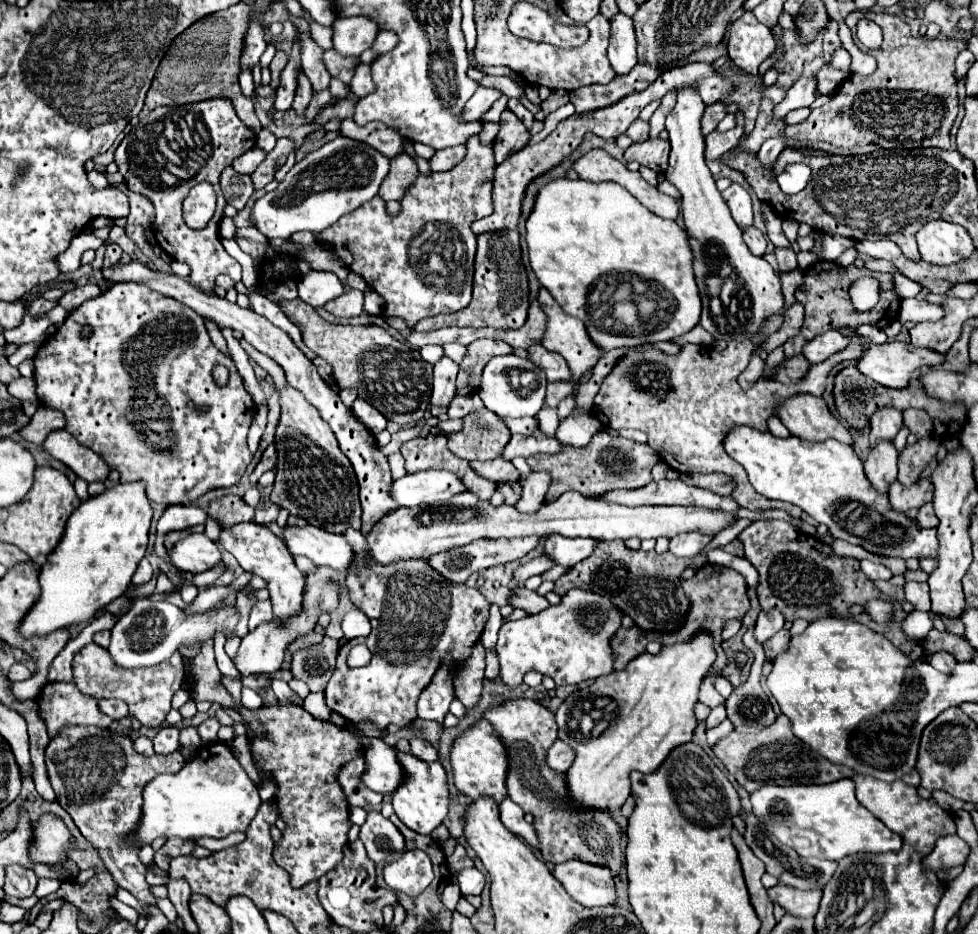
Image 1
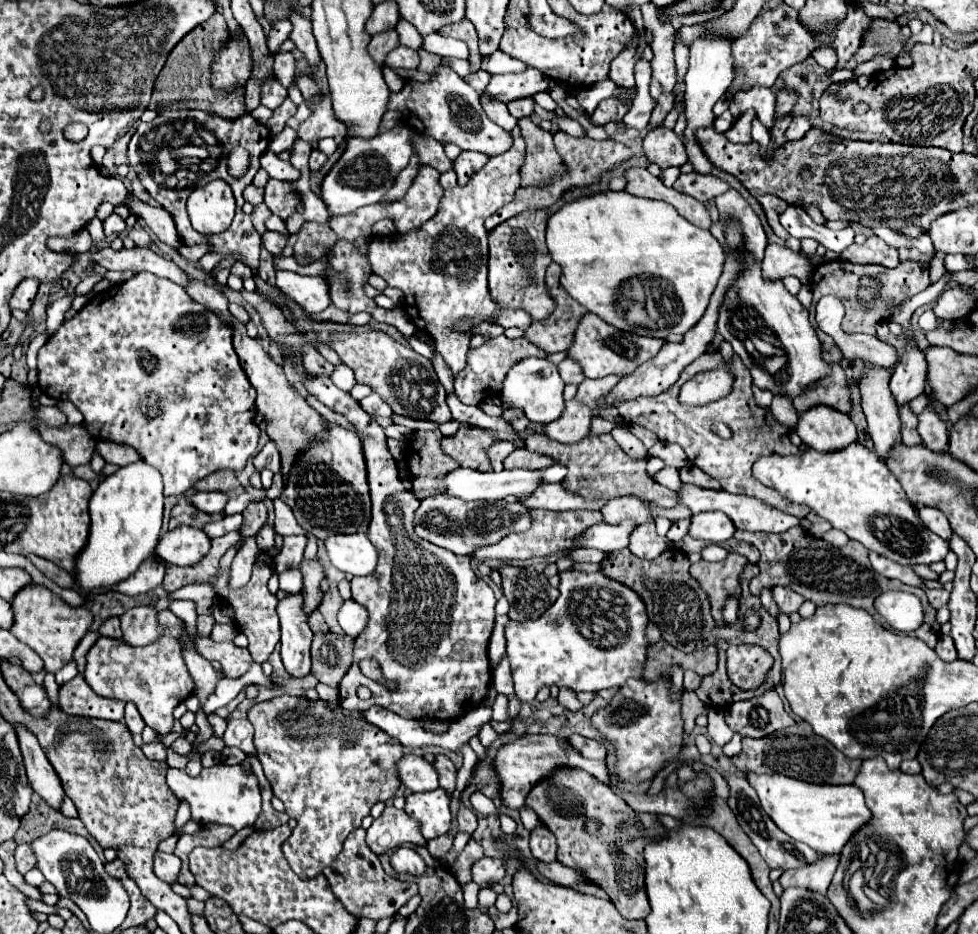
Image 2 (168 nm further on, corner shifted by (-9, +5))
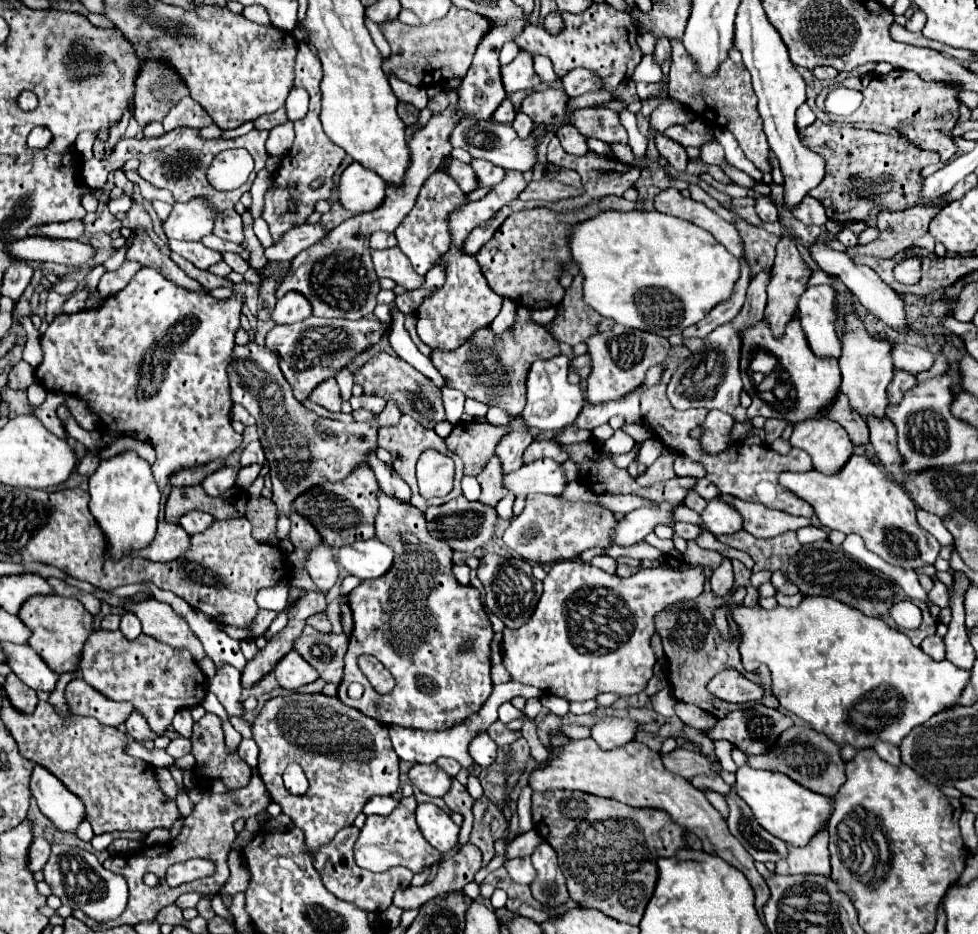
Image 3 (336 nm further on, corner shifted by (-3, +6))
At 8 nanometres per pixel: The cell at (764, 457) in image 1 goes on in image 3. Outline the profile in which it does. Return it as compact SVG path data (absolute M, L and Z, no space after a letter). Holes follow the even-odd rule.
M852 454L836 474L824 474L814 468L808 472L780 472L778 484L806 500L814 508L822 526L862 536L868 550L894 566L916 570L934 564L940 554L938 540L918 524L916 504L912 498L900 484L888 478L864 456Z

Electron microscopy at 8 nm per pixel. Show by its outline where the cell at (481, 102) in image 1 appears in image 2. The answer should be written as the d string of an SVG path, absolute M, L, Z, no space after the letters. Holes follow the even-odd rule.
M526 67L526 71L522 71L522 73L494 75L492 81L488 83L488 91L496 99L510 103L514 99L532 97L534 93L546 91L548 83L550 83L550 79L546 75L542 75L538 69Z

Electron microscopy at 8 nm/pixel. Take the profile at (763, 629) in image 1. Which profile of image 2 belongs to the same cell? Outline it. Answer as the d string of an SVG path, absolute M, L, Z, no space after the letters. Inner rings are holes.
M774 587L774 599L776 599L778 607L780 607L786 615L798 611L798 607L804 603L802 595L798 595L796 591L792 591L792 589L788 589L788 587Z

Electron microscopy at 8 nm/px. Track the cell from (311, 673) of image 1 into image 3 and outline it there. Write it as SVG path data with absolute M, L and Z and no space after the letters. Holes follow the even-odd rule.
M306 626L302 636L296 640L294 650L320 674L322 680L340 684L344 670L344 654L348 646L346 634L324 634Z

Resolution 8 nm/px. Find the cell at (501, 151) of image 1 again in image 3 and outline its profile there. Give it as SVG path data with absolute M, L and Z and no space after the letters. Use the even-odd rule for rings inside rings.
M546 162L546 170L540 180L532 180L522 192L520 200L546 200L546 202L556 202L560 198L568 196L578 196L582 194L582 182L580 174L570 168L556 166L552 162Z

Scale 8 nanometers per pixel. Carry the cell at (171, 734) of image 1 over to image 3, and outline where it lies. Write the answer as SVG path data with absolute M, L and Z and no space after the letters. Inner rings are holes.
M178 736L178 738L174 738L172 742L170 742L170 746L166 748L166 752L176 760L176 758L182 758L182 756L186 756L188 752L190 752L190 740L188 738L184 738L184 736Z

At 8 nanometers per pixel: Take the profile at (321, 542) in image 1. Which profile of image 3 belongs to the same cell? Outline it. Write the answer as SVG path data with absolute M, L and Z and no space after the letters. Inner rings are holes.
M376 538L344 544L338 548L336 560L356 578L378 578L388 572L392 564L392 548L384 546Z

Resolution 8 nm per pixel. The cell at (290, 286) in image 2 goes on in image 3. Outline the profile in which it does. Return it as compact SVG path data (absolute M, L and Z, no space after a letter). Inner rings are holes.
M294 290L284 294L272 312L272 318L276 324L292 324L292 322L300 322L308 316L312 316L310 302Z

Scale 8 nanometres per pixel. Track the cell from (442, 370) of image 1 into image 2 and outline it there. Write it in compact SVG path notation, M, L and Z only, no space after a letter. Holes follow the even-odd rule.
M520 127L512 129L512 137L512 149L506 155L490 157L486 167L472 175L466 187L448 189L438 213L418 231L394 235L382 239L380 247L370 247L372 271L390 287L404 291L404 311L418 329L434 339L438 353L454 375L466 367L470 331L480 323L496 323L504 329L518 327L522 331L532 323L526 311L502 309L488 293L488 231L484 229L484 221L514 199L514 193L520 189L520 167L526 155ZM460 319L470 319L472 325L468 329L456 329L454 325Z

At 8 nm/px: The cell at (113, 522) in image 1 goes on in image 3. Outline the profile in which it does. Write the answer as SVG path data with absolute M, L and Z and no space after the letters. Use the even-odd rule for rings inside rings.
M122 452L110 460L102 460L98 470L90 476L90 496L90 512L108 540L106 556L122 560L154 540L160 490L146 460L138 458L134 452Z

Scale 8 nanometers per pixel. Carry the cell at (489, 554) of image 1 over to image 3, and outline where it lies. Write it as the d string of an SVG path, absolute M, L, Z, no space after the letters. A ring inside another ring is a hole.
M528 494L522 514L510 522L502 542L524 560L546 564L578 558L584 550L594 546L610 546L610 530L614 524L616 518L602 506L586 502L564 502L556 496L544 494Z

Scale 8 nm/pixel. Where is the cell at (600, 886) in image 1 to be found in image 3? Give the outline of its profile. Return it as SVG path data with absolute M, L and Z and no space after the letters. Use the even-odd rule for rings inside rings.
M530 856L528 858L514 858L512 862L506 862L508 874L518 884L532 884L536 880L536 868L532 866Z

